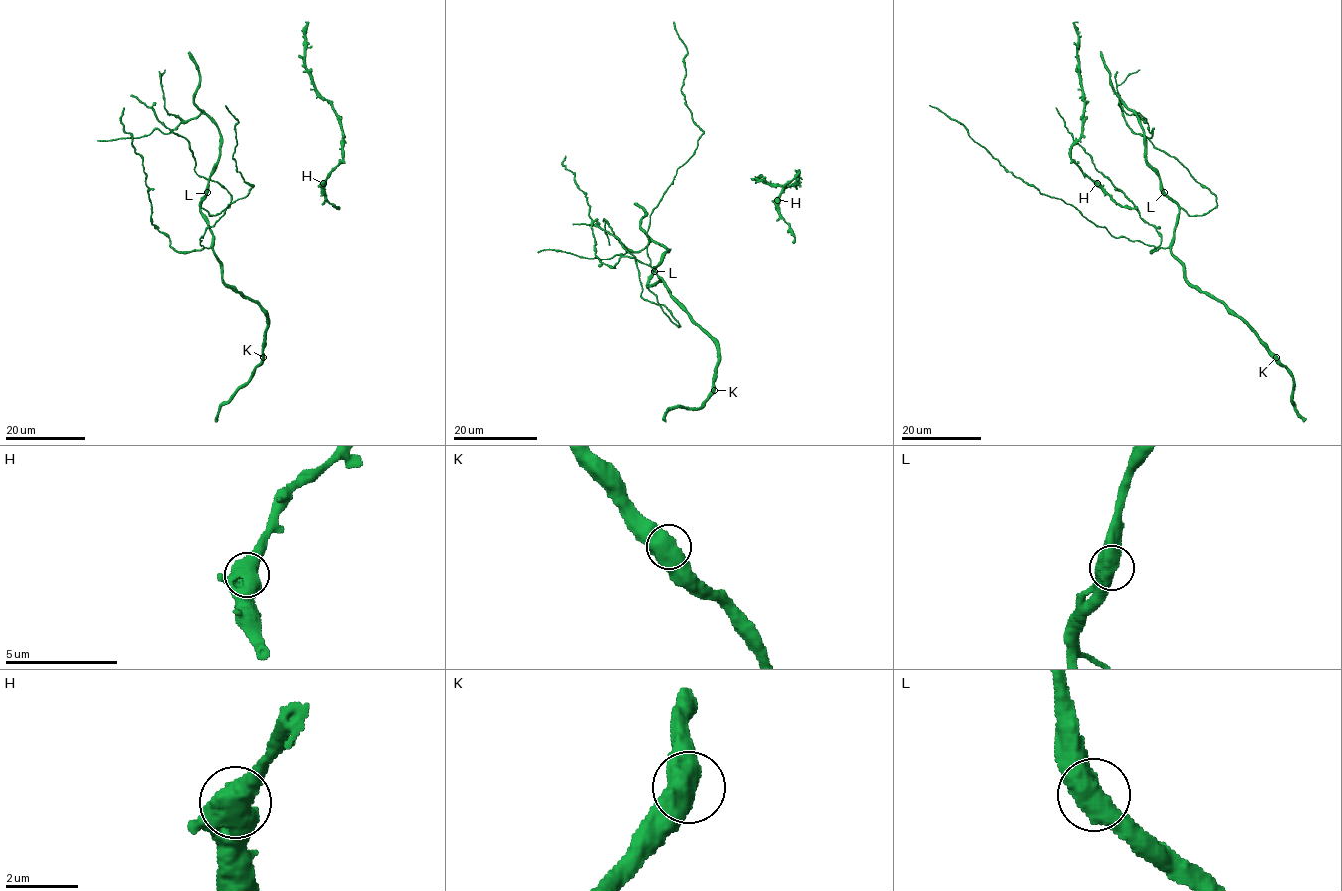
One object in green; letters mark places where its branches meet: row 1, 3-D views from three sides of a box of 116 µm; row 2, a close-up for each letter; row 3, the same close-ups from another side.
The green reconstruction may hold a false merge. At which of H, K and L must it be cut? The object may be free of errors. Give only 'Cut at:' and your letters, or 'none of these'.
Cut at: none of these

